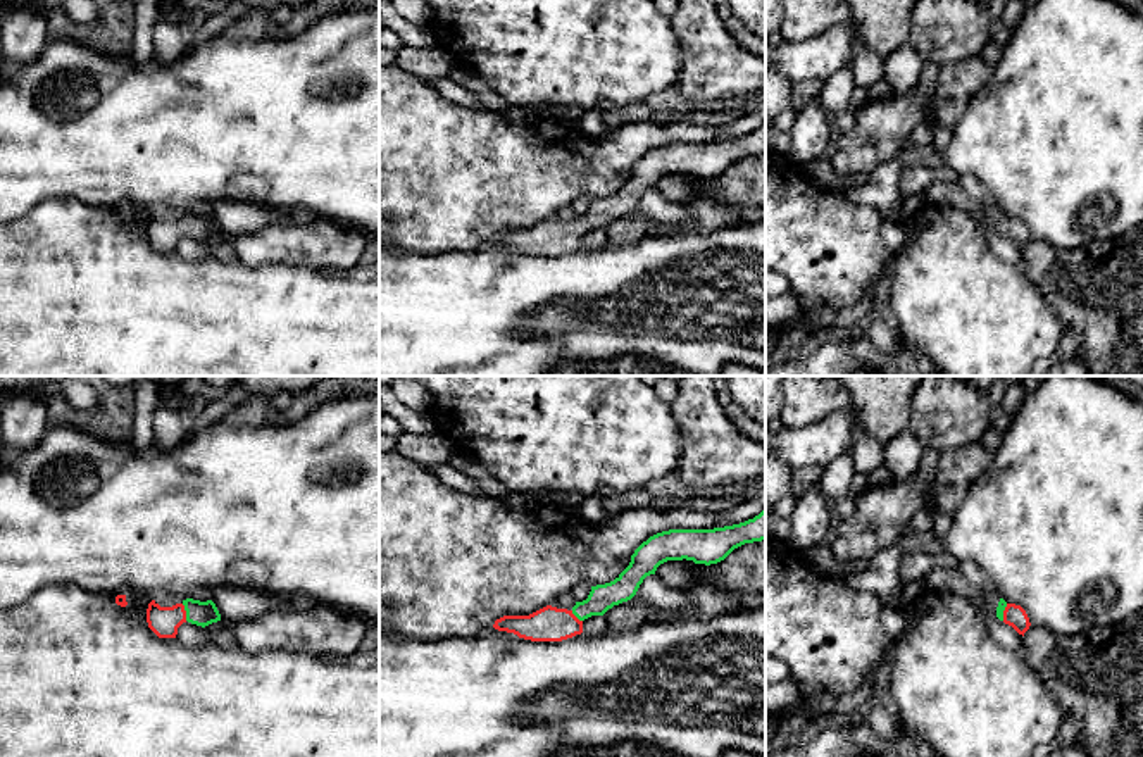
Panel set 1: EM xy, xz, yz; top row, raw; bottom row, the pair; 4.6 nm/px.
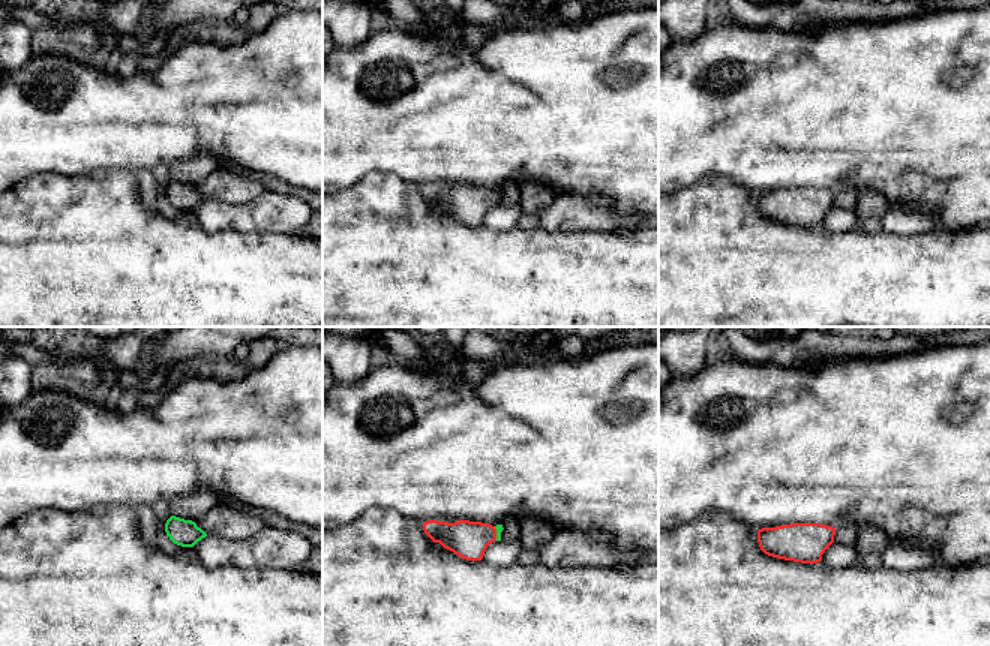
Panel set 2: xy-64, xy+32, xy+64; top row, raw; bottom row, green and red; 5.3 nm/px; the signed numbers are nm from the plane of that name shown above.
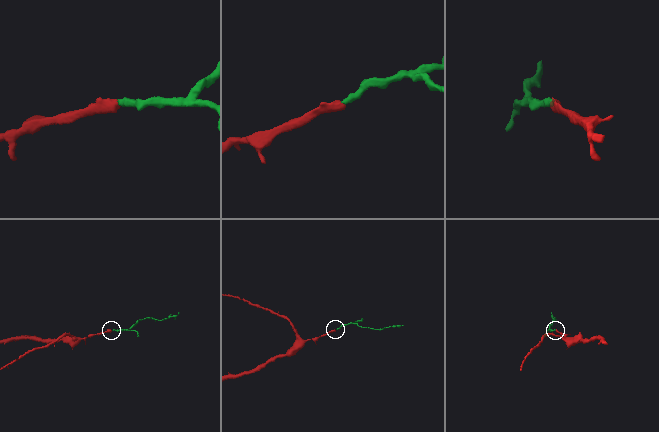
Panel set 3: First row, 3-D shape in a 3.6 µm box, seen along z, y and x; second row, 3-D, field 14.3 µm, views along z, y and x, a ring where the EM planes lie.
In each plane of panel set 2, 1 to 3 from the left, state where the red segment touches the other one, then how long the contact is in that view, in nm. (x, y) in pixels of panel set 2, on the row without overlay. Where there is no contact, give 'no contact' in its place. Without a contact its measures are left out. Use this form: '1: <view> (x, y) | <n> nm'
1: no contact
2: xy+32 (497, 198) | 80 nm
3: no contact

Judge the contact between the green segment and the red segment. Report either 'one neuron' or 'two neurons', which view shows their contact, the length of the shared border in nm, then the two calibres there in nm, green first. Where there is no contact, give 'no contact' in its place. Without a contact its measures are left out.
one neuron | xy | 80 nm | 110/140 nm

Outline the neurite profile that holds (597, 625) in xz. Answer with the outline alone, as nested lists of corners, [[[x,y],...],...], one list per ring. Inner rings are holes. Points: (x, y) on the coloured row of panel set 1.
[[[591,616],[583,621],[583,633],[590,636],[602,636],[609,633],[609,624],[605,616]]]

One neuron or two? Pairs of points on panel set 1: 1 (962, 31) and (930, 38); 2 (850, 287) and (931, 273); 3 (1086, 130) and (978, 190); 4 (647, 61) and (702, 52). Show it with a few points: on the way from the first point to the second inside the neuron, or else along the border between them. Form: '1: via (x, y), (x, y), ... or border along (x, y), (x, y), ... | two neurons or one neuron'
1: via (954, 31), (942, 31), (938, 35) | one neuron
2: border along (893, 254), (893, 283), (886, 312) | two neurons
3: border along (959, 175), (971, 175), (997, 204) | two neurons
4: border along (669, 19), (680, 49), (676, 83) | two neurons

